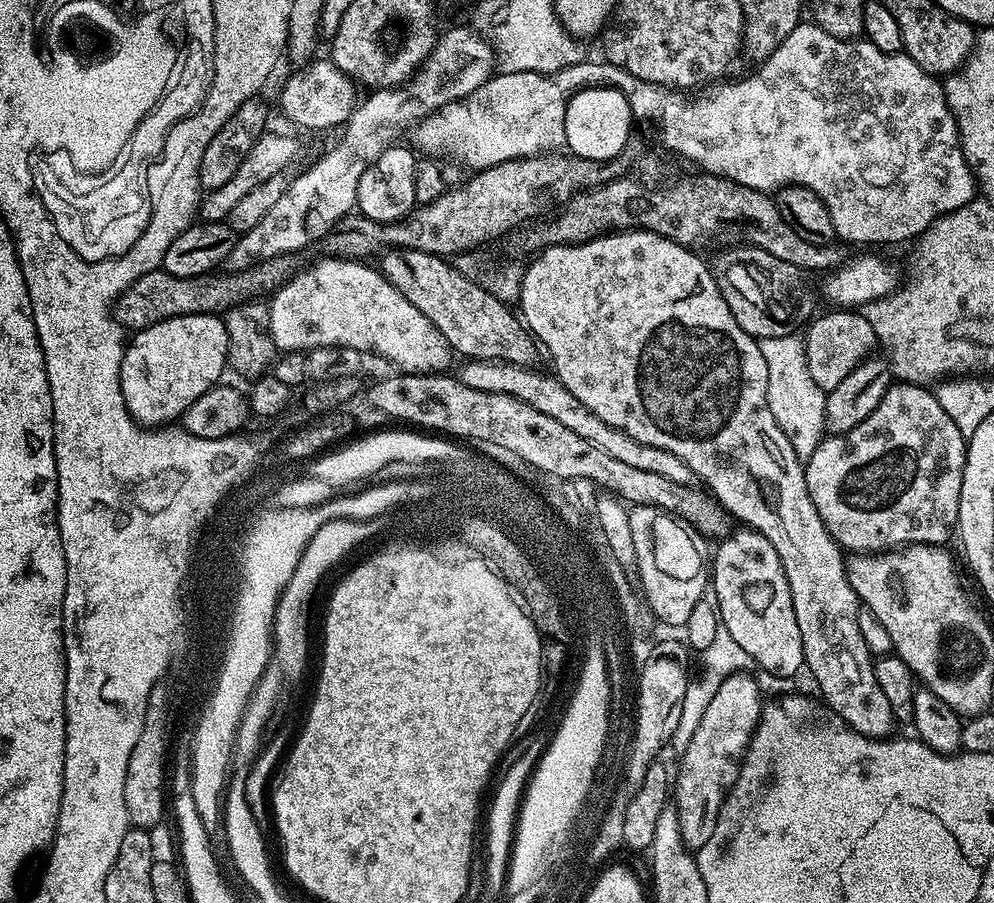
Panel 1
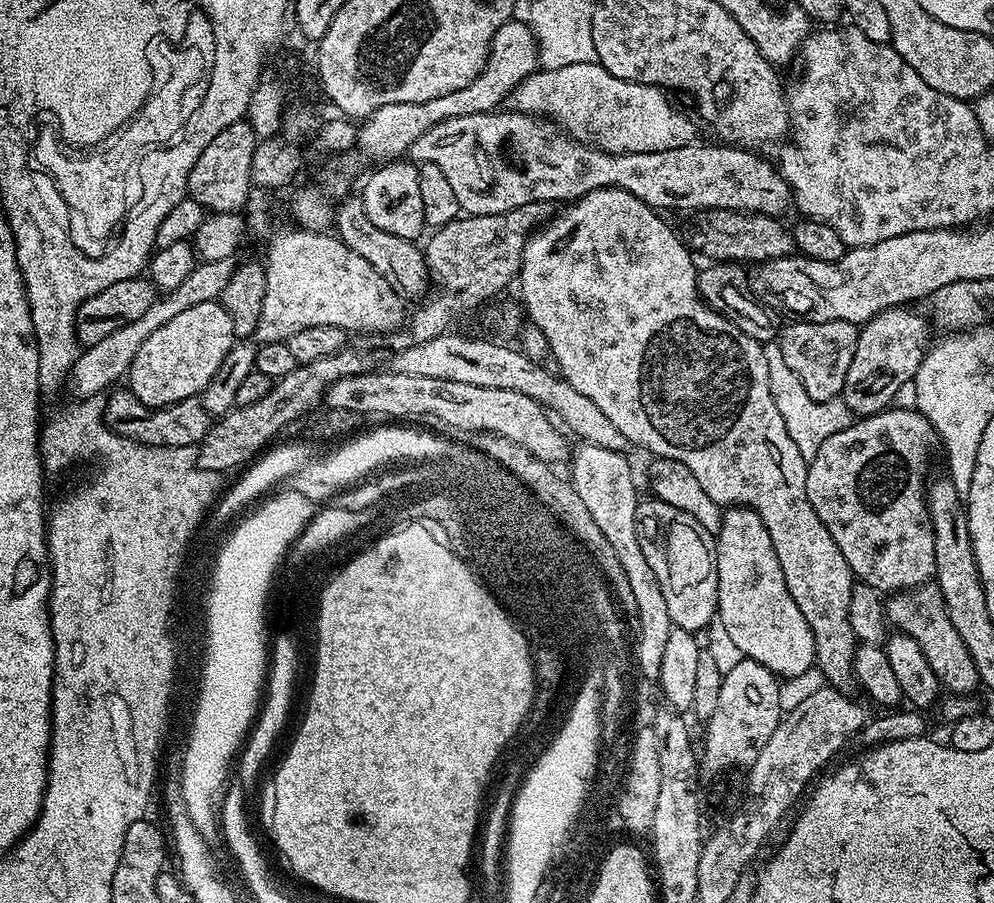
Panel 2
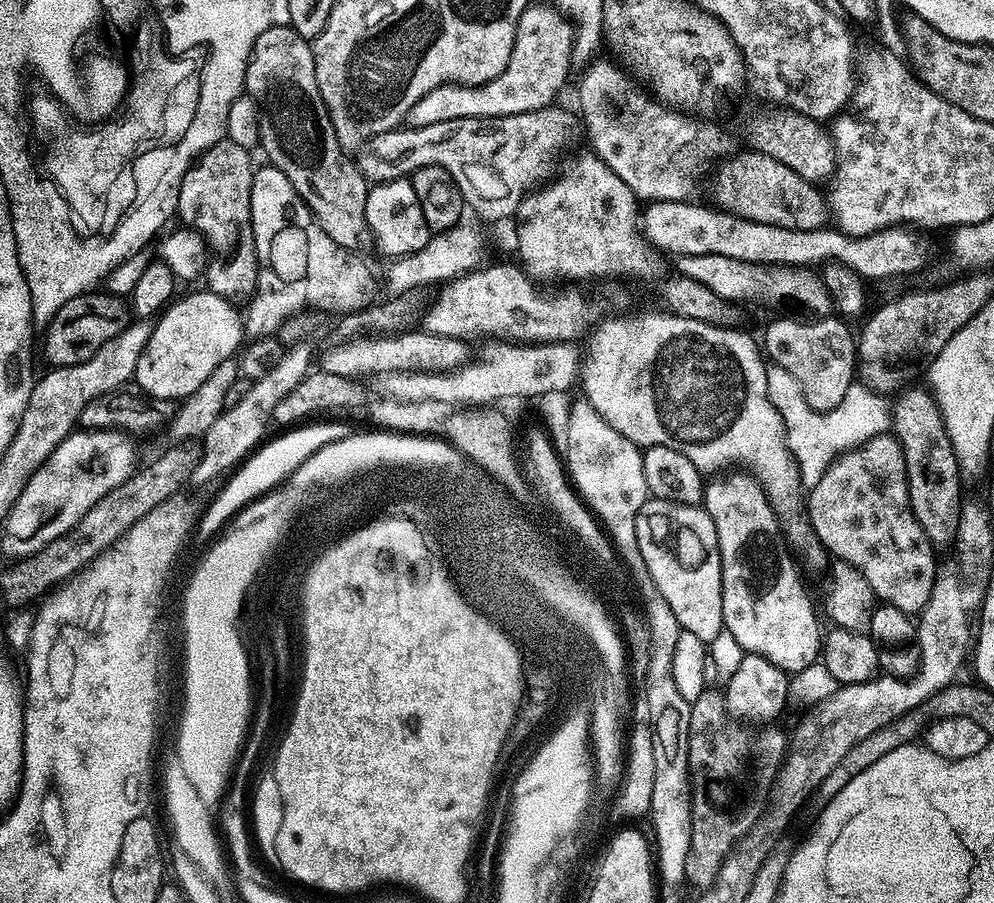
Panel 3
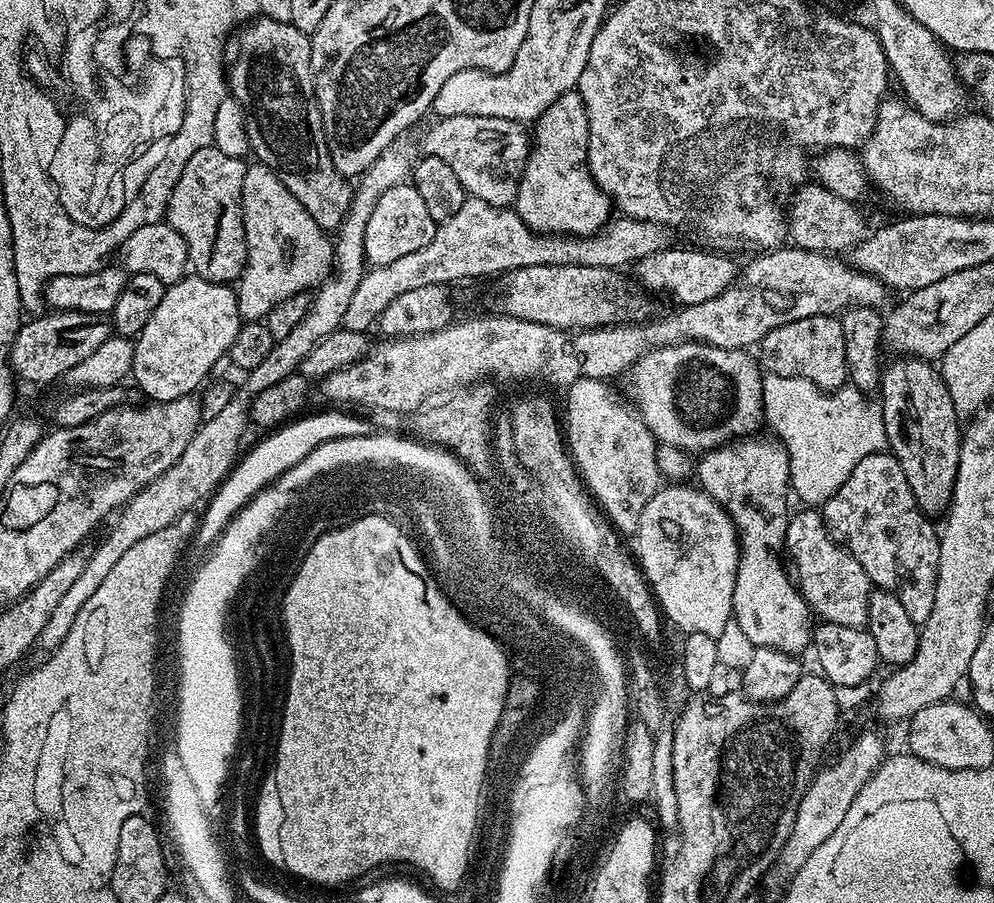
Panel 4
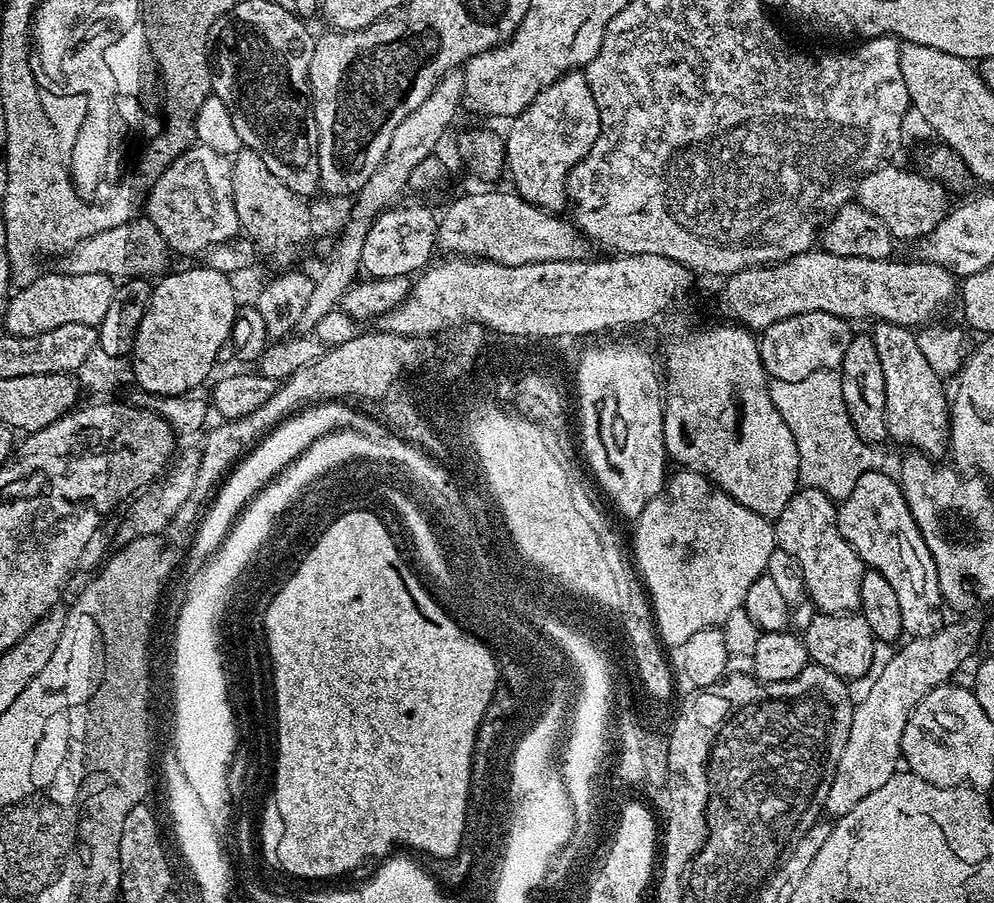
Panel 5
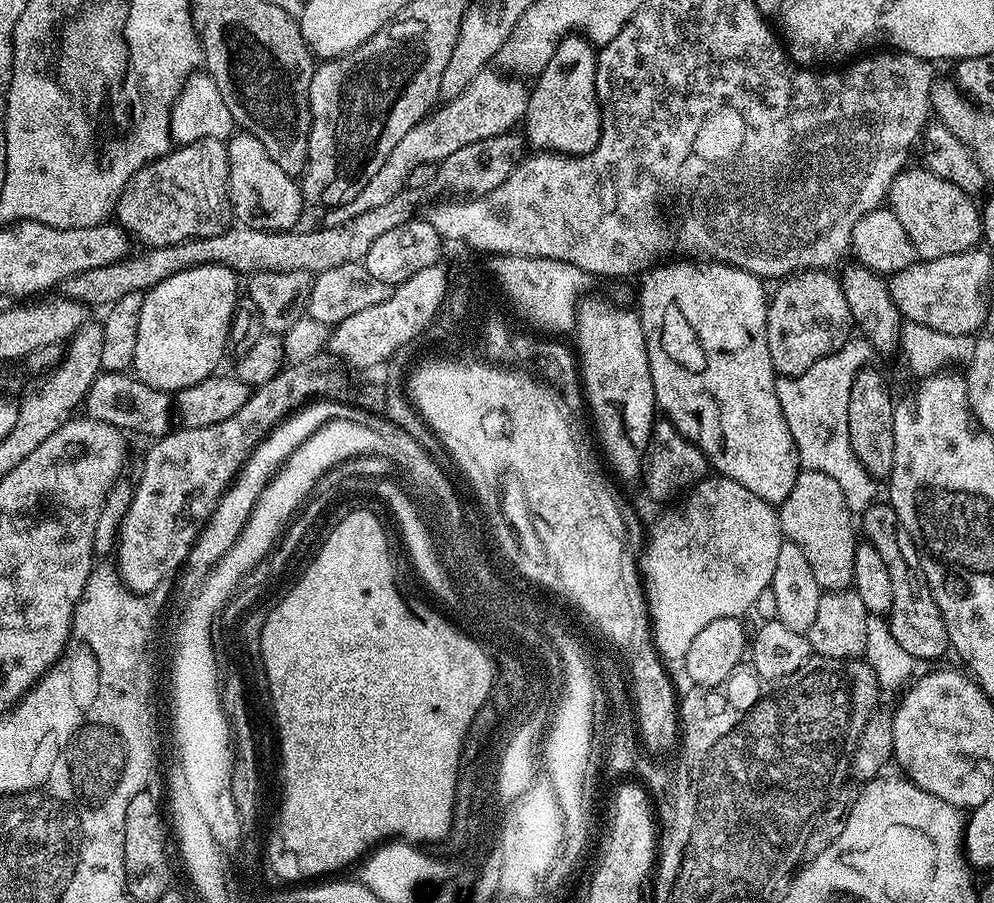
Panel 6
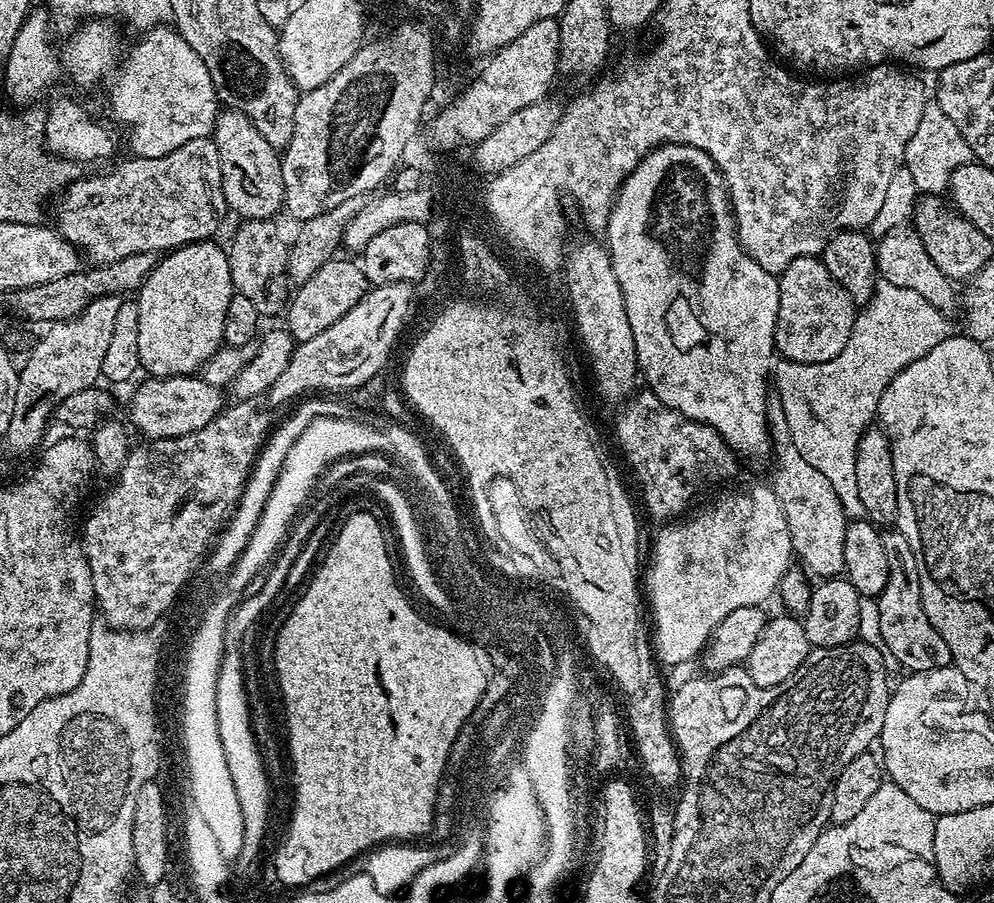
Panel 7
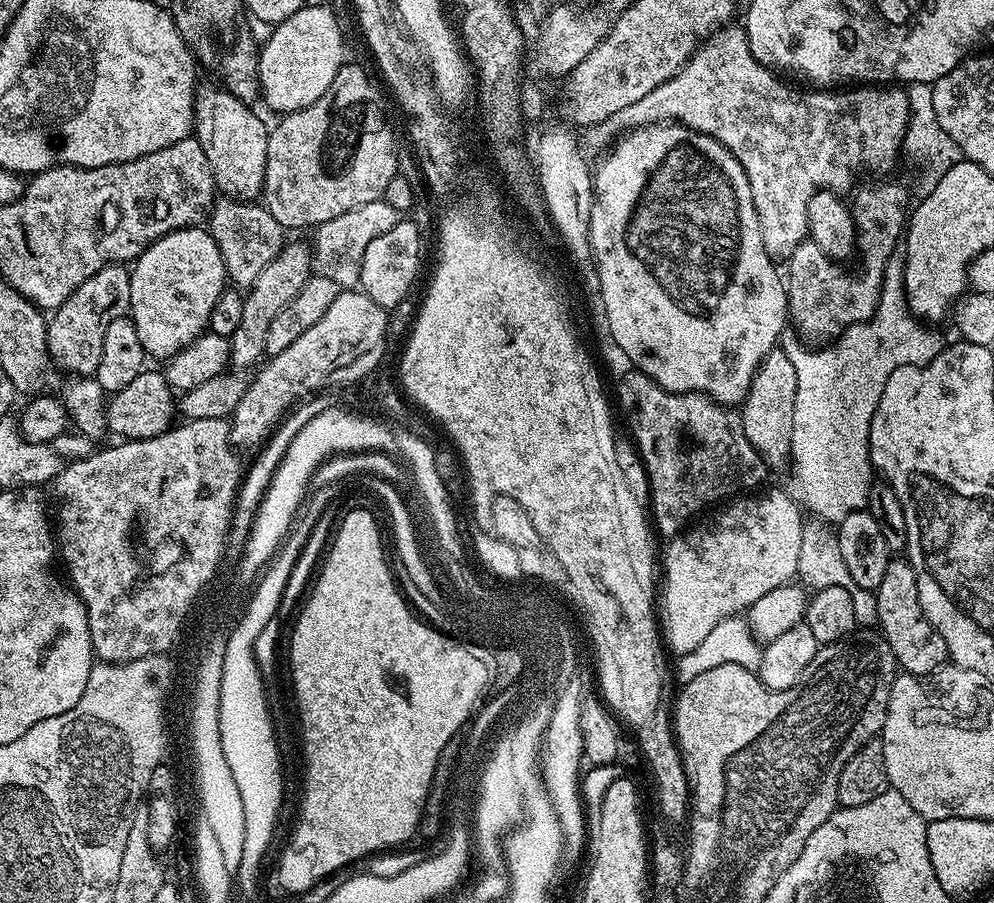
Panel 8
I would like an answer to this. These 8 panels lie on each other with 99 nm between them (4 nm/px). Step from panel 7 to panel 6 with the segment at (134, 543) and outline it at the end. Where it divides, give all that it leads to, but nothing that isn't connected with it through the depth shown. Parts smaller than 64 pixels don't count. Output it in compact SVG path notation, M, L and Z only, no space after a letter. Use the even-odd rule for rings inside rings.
M308 360L289 363L281 367L280 372L270 378L270 382L255 385L249 391L246 403L235 414L230 414L230 418L214 422L214 426L180 426L153 443L156 445L144 456L140 477L134 480L130 508L122 518L118 539L114 545L114 564L125 588L133 592L143 592L145 587L165 583L169 577L183 569L188 557L192 555L192 547L200 539L200 532L214 514L220 500L224 499L225 492L232 488L233 481L256 447L270 435L276 425L297 409L303 408L315 397L323 397L323 390L316 380L319 374L318 369Z

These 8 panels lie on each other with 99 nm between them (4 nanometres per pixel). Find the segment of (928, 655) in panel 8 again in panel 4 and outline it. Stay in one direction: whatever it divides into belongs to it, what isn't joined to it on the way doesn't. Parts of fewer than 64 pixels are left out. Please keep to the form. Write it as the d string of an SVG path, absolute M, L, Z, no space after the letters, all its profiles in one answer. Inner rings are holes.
M891 451L862 458L850 470L850 478L822 505L822 515L832 539L866 570L868 580L894 594L912 621L922 626L934 610L940 536L932 529L933 521L916 504L906 474Z

